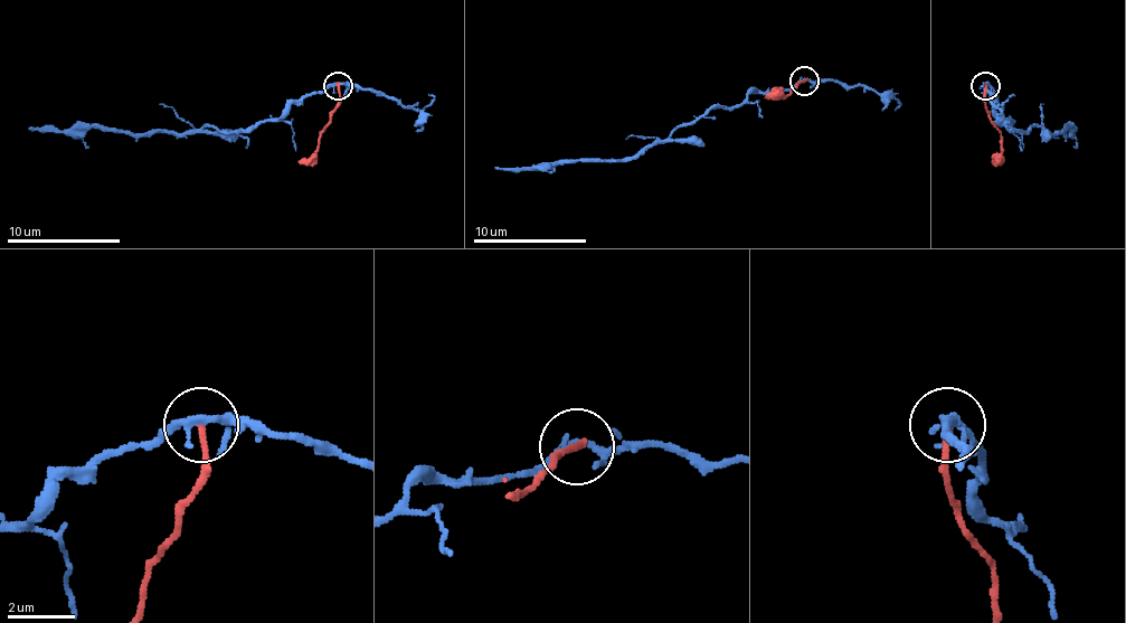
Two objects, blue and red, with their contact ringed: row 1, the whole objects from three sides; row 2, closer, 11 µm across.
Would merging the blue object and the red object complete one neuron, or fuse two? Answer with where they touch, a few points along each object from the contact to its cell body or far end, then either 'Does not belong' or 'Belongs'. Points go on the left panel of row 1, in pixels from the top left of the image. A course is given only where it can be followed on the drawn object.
Place: (338, 85). Course of blue: (337, 85), (301, 96), (277, 119), (238, 130), (201, 128), (161, 133), (28, 128). Course of red: (337, 85), (340, 104), (320, 135), (320, 144), (309, 159), (297, 161). Does not belong

